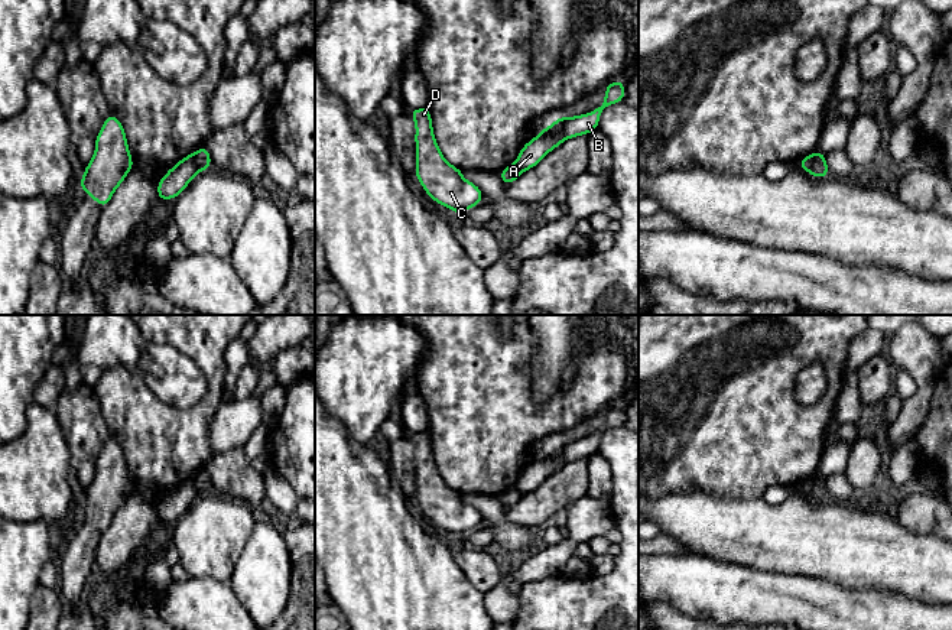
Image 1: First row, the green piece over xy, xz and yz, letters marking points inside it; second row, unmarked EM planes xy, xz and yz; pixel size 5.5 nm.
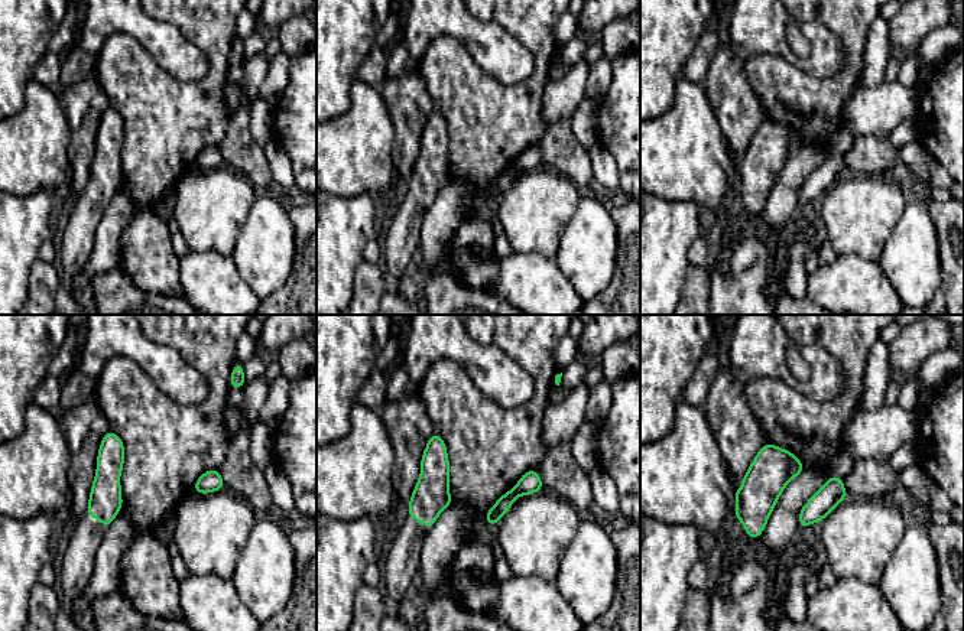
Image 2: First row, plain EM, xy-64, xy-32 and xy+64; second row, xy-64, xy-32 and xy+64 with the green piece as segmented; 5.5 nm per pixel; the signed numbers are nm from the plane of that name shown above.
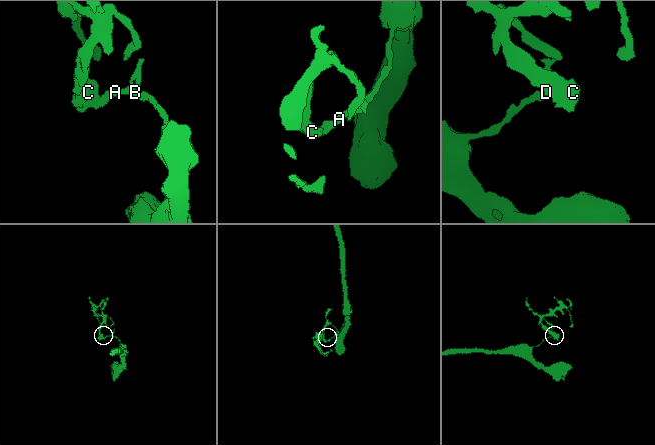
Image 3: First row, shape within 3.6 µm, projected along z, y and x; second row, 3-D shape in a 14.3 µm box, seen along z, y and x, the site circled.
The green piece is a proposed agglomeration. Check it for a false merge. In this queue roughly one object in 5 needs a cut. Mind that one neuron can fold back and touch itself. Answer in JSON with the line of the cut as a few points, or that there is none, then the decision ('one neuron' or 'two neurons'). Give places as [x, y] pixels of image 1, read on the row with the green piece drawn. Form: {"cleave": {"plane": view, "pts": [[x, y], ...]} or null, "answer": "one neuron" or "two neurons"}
{"cleave": {"plane": "xy", "pts": [[194, 153], [194, 162], [200, 171]]}, "answer": "two neurons"}

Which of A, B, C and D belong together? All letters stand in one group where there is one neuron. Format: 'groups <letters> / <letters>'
groups A B / C D

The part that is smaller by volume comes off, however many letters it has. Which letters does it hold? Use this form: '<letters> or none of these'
C, D

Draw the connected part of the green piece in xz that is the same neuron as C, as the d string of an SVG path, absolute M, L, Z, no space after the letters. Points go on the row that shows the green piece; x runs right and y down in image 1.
M428 107L409 111L415 120L416 168L415 176L425 192L456 215L481 204L481 189L462 178L462 171L452 166L441 153L435 140Z

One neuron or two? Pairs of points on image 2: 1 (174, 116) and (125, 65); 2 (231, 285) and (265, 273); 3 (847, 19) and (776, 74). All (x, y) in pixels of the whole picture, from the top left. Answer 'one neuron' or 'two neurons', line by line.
1: one neuron
2: two neurons
3: one neuron

